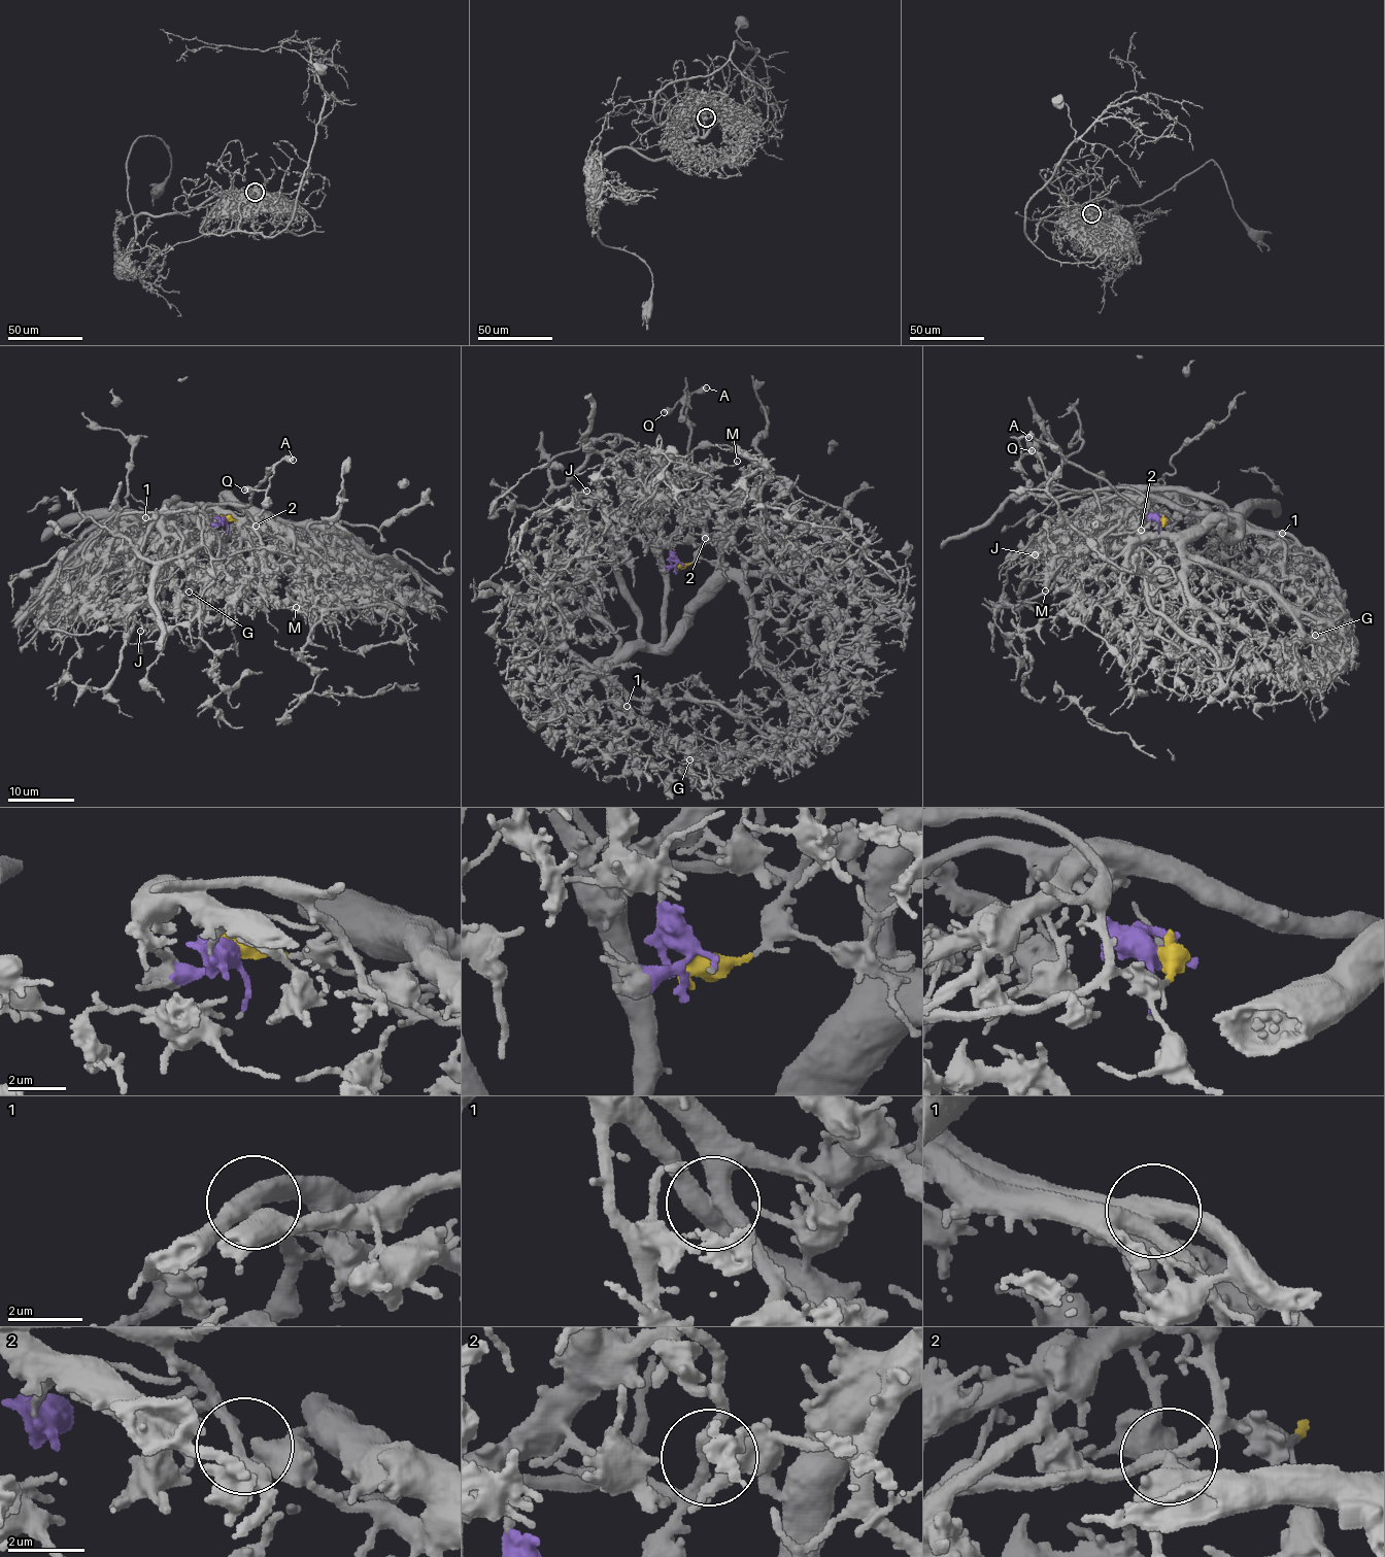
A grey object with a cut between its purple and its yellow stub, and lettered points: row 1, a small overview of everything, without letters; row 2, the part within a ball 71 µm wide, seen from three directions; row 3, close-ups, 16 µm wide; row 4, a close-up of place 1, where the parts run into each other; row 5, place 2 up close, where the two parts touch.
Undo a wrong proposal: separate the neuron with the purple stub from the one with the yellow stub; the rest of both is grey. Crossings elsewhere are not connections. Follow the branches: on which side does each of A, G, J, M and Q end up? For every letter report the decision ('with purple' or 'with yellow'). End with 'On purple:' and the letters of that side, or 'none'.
A: with yellow
G: with purple
J: with purple
M: with yellow
Q: with yellow
On purple: G, J

